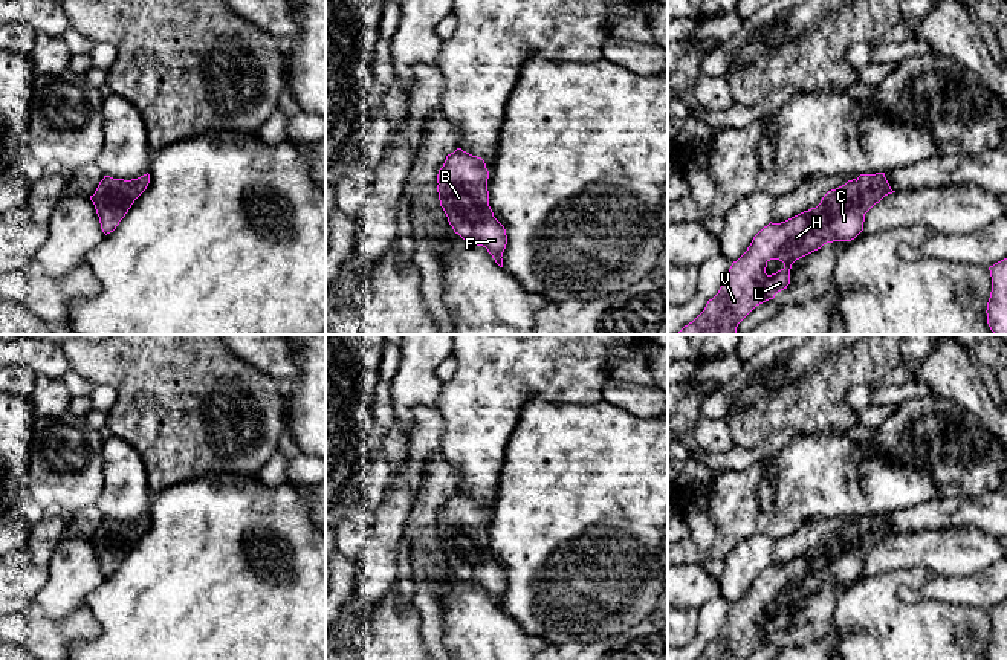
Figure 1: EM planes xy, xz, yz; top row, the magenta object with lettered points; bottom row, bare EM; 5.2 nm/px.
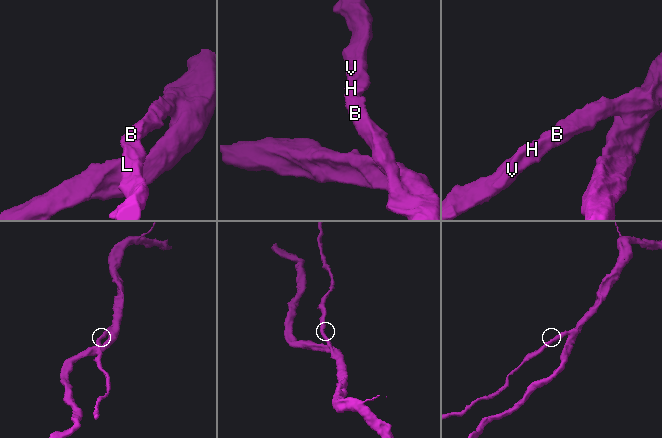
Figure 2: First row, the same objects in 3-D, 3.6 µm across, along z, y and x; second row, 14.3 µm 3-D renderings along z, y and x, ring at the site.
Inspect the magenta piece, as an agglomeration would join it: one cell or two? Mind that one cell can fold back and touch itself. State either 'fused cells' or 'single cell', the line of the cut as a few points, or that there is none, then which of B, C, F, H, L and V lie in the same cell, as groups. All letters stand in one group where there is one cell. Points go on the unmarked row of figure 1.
single cell; cut none; groups B C F H L V

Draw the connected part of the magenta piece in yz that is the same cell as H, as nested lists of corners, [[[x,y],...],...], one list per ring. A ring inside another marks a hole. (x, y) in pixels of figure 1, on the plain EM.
[[[885,515],[860,516],[845,527],[828,533],[816,550],[804,553],[785,564],[769,565],[752,582],[747,593],[732,605],[718,636],[707,643],[697,660],[746,660],[756,648],[773,642],[790,626],[792,607],[833,584],[851,584],[863,573],[865,556],[885,538],[892,536]],[[770,602],[779,602],[784,610],[767,617]]]

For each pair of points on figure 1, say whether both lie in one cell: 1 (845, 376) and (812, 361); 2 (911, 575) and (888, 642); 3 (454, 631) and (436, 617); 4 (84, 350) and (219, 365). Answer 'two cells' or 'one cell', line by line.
1: two cells
2: one cell
3: two cells
4: one cell

